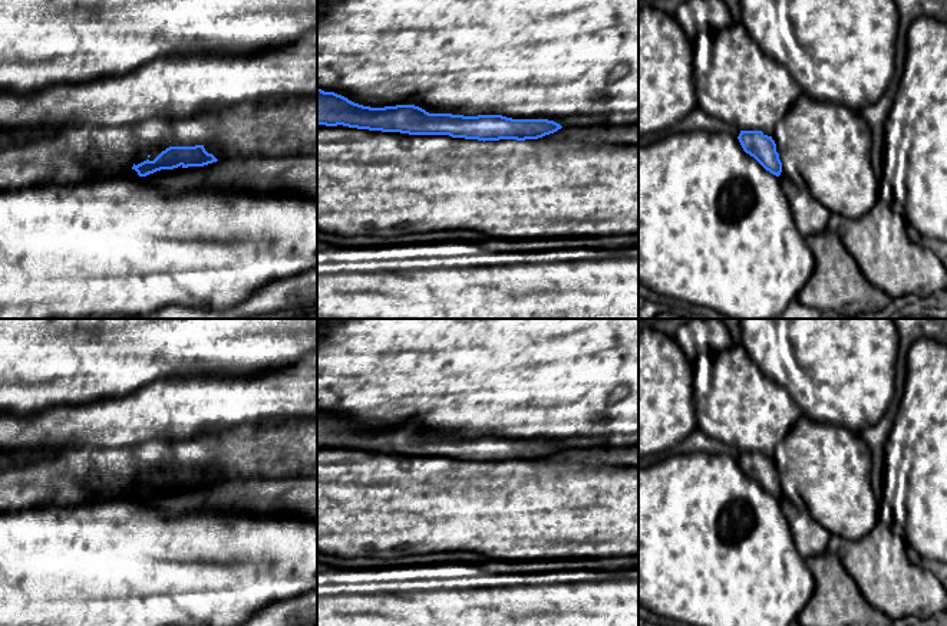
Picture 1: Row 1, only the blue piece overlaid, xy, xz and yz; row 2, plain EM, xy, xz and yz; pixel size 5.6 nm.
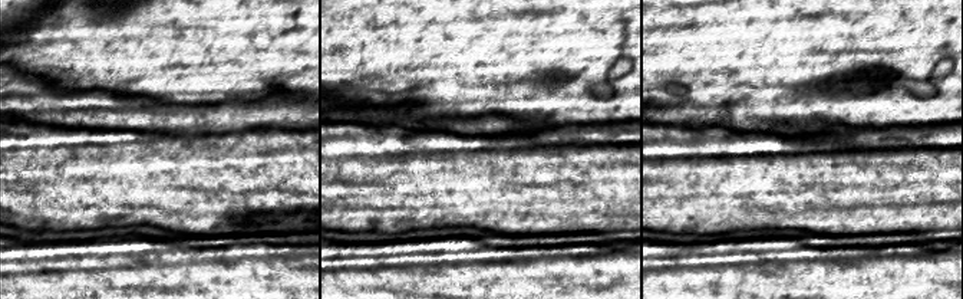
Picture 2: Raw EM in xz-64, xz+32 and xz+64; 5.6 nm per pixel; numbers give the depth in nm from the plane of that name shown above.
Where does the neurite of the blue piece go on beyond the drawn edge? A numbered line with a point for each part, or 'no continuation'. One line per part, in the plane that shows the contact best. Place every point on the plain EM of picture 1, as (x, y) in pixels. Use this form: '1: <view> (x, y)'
no continuation

